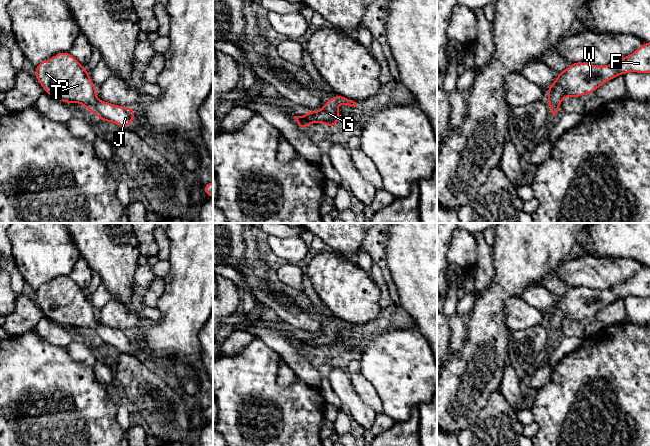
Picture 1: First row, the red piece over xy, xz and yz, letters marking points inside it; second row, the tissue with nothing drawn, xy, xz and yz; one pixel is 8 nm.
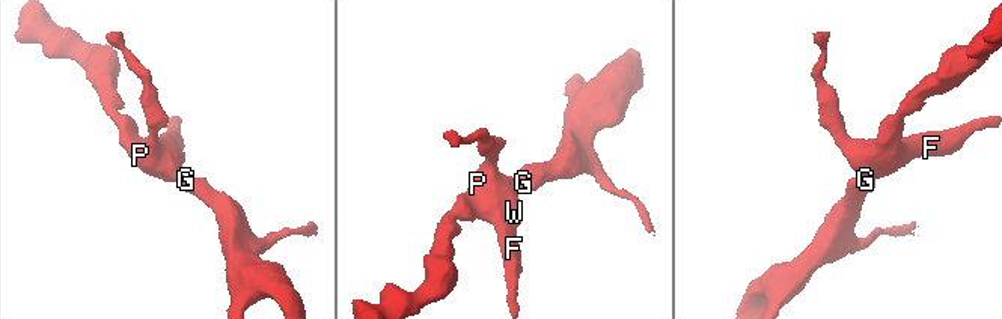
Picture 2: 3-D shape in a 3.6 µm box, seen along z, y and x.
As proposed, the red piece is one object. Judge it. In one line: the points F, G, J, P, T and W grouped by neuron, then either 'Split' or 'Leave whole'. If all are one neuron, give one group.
Groups: F G J P T W. Leave whole

